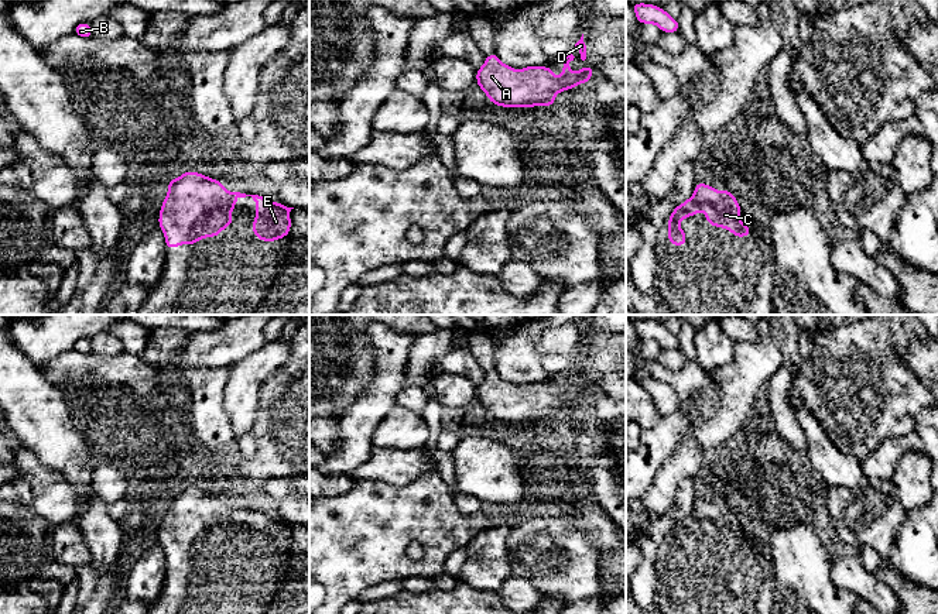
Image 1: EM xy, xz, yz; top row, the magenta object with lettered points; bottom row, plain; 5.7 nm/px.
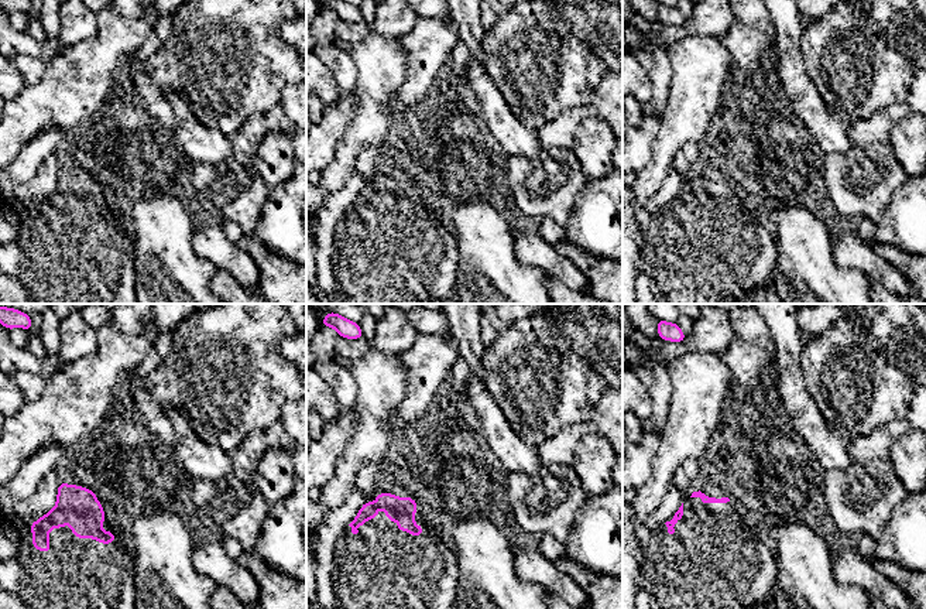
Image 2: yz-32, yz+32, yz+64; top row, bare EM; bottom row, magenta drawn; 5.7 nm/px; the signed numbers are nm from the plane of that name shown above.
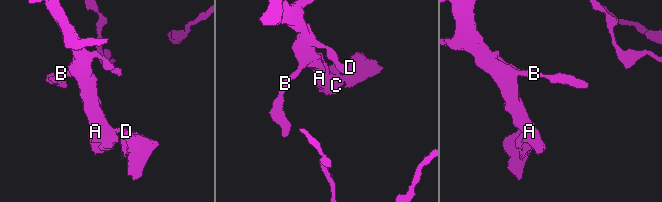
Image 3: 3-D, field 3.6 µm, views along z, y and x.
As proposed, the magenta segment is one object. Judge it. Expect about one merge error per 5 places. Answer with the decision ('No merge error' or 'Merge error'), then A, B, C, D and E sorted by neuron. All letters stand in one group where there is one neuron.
No merge error. Groups: A B C D E

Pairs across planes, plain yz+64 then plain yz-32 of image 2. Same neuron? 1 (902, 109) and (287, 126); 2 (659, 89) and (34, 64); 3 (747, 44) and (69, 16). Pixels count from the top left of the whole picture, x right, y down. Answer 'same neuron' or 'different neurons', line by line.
1: same neuron
2: same neuron
3: different neurons

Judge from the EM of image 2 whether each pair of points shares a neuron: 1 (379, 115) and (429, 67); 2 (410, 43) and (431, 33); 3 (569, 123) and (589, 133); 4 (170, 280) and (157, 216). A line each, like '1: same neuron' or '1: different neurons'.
1: different neurons
2: same neuron
3: different neurons
4: same neuron

